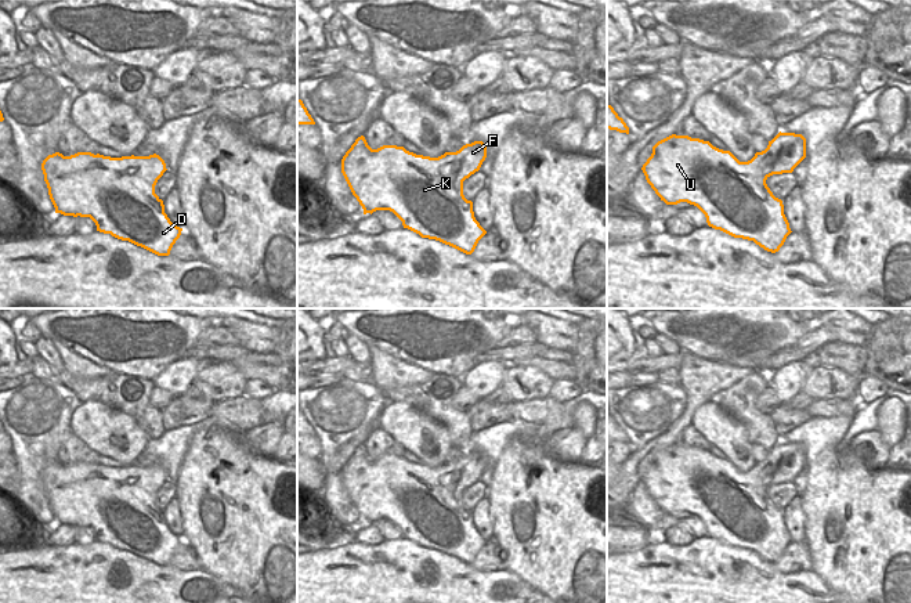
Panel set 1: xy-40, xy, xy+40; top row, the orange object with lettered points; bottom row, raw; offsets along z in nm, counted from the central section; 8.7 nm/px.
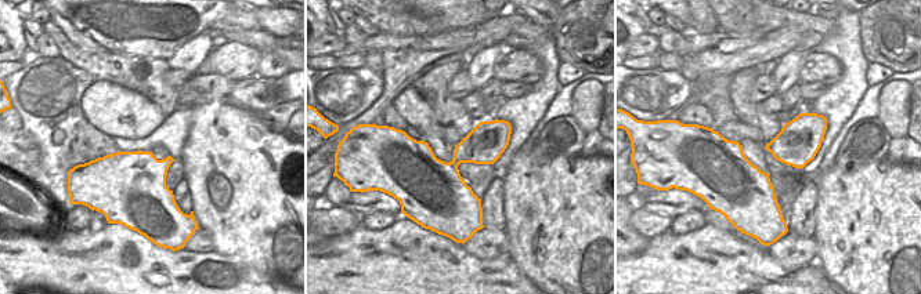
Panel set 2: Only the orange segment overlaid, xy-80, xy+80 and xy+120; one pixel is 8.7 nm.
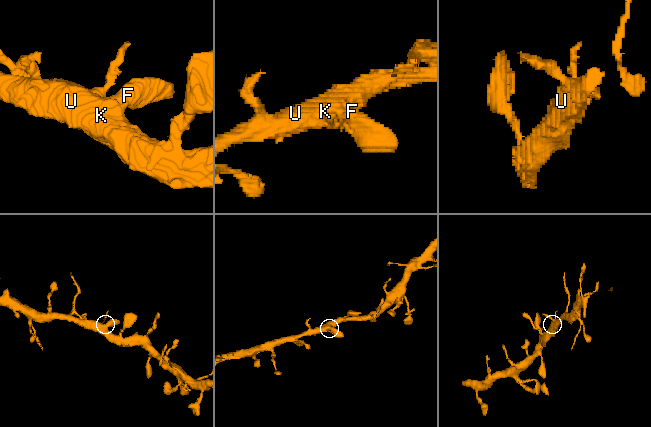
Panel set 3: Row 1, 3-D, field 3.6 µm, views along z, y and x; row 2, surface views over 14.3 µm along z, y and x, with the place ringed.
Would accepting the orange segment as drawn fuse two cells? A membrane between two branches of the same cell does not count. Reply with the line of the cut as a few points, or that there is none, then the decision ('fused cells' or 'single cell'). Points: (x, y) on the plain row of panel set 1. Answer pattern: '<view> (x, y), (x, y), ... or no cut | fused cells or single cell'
no cut | single cell

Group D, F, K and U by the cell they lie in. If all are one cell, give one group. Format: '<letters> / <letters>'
D F K U

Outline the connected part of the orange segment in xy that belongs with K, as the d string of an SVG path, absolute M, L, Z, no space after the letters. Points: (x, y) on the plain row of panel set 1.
M361 445L343 466L341 483L364 524L390 520L404 538L471 564L487 541L463 505L463 491L485 467L482 451L430 467L397 455L372 459Z

